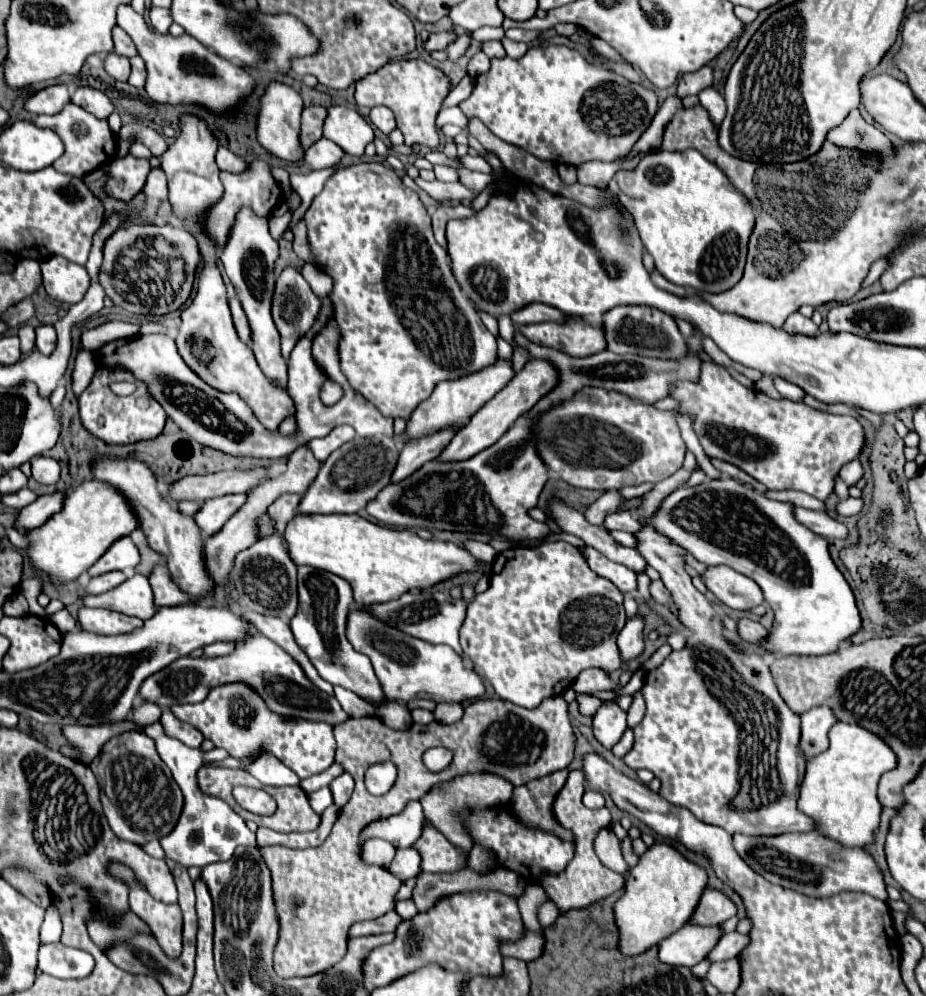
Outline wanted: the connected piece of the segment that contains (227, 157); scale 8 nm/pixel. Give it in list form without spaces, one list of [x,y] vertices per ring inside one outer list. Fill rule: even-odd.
[[[221,146],[217,152],[217,166],[227,172],[243,172],[247,168],[247,160]]]

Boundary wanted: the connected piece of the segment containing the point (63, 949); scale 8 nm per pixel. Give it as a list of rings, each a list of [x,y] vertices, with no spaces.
[[[61,942],[45,944],[39,948],[39,970],[57,978],[83,978],[93,970],[93,956]]]

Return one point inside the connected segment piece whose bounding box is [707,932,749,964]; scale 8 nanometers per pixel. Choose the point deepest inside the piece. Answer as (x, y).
(730, 945)

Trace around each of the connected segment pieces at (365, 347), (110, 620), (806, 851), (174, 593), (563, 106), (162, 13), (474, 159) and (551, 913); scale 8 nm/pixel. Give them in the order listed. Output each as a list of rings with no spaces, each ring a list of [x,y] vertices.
[[[361,162],[361,164],[355,164],[355,166],[339,168],[325,182],[323,192],[313,198],[309,210],[305,212],[305,224],[307,224],[307,232],[309,232],[309,244],[311,244],[315,266],[333,278],[331,300],[333,300],[333,306],[335,306],[335,320],[341,328],[341,340],[339,340],[341,372],[345,374],[351,388],[355,392],[359,392],[361,396],[365,396],[369,402],[373,402],[373,406],[377,406],[381,410],[381,414],[391,416],[391,418],[401,416],[401,418],[407,420],[411,416],[411,412],[415,410],[415,406],[419,402],[423,402],[425,398],[429,398],[433,388],[441,380],[465,378],[465,376],[475,374],[475,372],[479,372],[487,366],[493,366],[497,362],[497,340],[495,340],[495,336],[485,328],[485,324],[481,322],[479,312],[473,310],[473,304],[461,294],[461,288],[457,286],[457,282],[455,282],[455,278],[449,270],[447,252],[435,242],[433,230],[431,230],[431,218],[429,218],[425,206],[421,204],[419,196],[415,192],[411,192],[401,182],[401,178],[395,174],[393,168],[389,168],[381,162]]]
[[[83,606],[79,610],[79,624],[87,632],[109,636],[109,634],[123,634],[123,632],[131,632],[135,628],[141,628],[143,620],[125,616],[121,612],[105,610],[105,608],[87,608],[87,606]]]
[[[815,830],[779,836],[745,836],[737,832],[731,836],[731,840],[737,854],[747,862],[747,866],[771,884],[791,888],[809,896],[833,896],[843,890],[855,890],[867,892],[879,900],[887,900],[883,874],[865,850],[837,846],[837,842],[827,842],[827,838],[817,834]]]
[[[159,562],[153,570],[153,574],[149,576],[153,594],[155,594],[155,602],[157,608],[161,606],[177,606],[177,604],[185,604],[185,602],[193,602],[187,594],[183,594],[175,582],[169,578],[169,572],[165,570],[165,564]]]
[[[549,46],[545,50],[529,48],[519,60],[509,56],[493,58],[491,70],[477,76],[473,94],[461,102],[459,108],[467,116],[477,116],[501,140],[517,144],[537,158],[579,166],[589,160],[615,162],[627,156],[651,124],[651,118],[657,112],[657,96],[655,92],[643,88],[641,84],[633,84],[615,72],[587,64],[577,50],[567,46]]]
[[[151,8],[149,10],[149,18],[151,18],[151,26],[155,32],[159,34],[167,34],[169,32],[169,26],[171,26],[171,16],[165,8]]]
[[[465,156],[461,162],[469,170],[477,170],[477,172],[483,172],[483,174],[493,174],[493,168],[489,166],[489,162],[483,156]]]
[[[547,900],[547,902],[539,908],[539,922],[541,922],[545,928],[553,926],[559,916],[561,916],[561,910],[559,910],[557,904],[551,902],[551,900]]]

